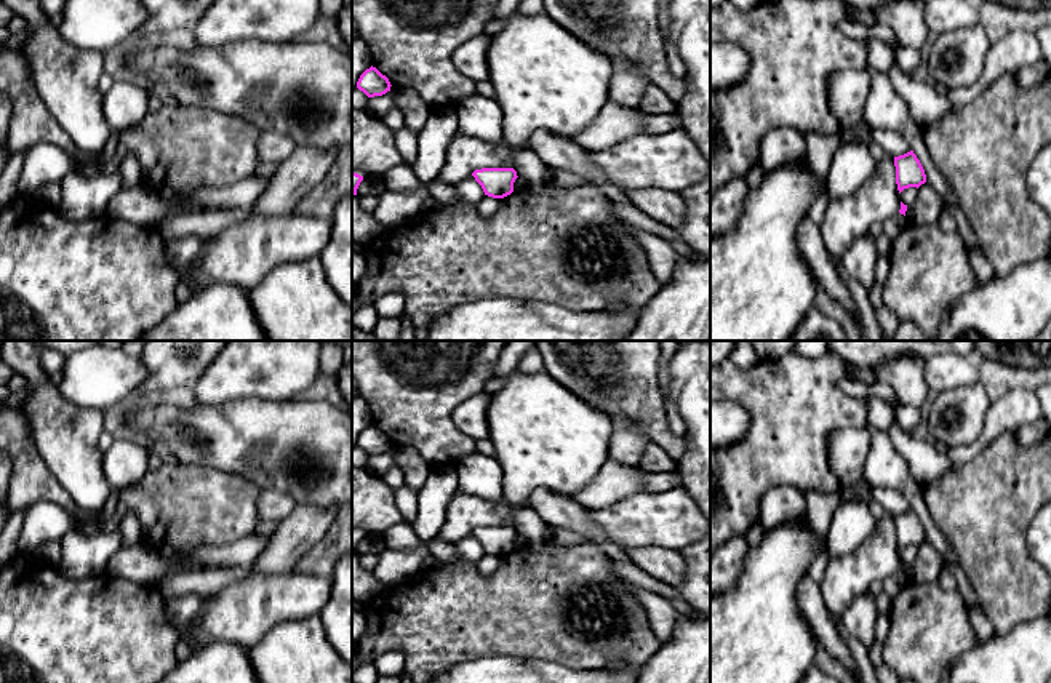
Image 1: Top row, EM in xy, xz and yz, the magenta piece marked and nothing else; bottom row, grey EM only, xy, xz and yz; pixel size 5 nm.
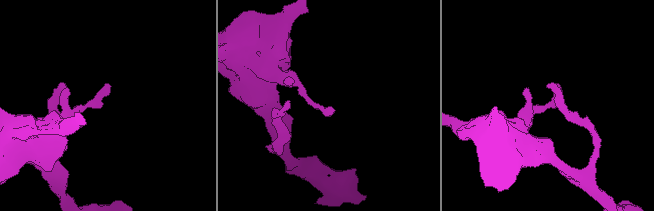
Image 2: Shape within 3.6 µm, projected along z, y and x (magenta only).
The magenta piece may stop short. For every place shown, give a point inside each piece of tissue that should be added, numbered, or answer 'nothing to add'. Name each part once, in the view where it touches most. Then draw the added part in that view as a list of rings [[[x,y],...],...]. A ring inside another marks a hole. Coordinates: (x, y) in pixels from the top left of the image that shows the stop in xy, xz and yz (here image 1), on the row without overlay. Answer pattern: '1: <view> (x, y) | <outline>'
nothing to add

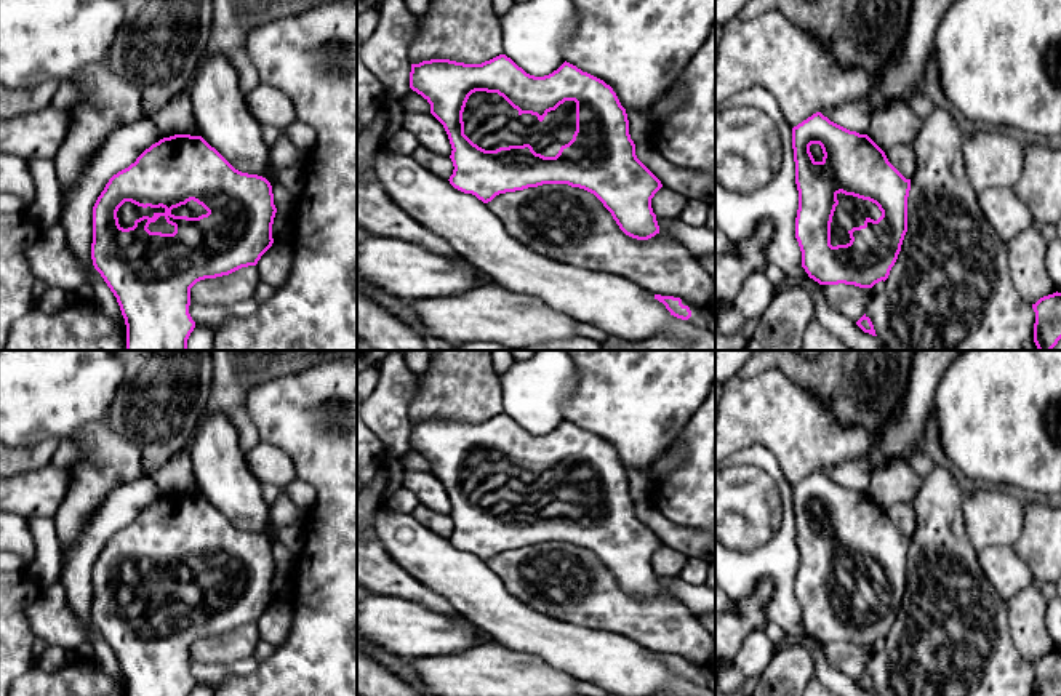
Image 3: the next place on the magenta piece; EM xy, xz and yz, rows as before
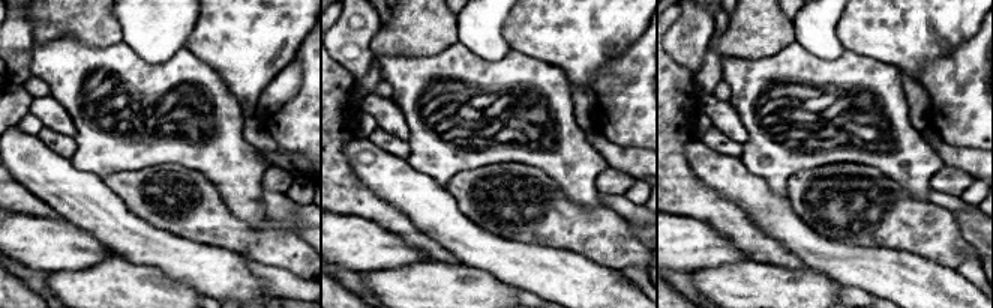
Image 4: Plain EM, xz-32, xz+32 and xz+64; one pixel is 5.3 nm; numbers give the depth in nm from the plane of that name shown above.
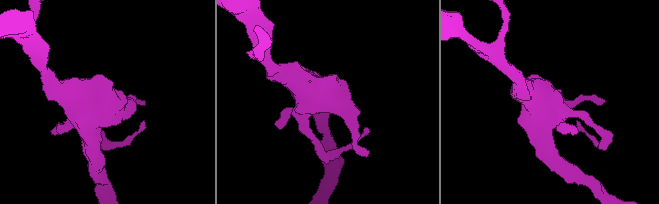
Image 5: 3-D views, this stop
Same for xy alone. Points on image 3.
1: xy (128, 572) | [[[125,560],[118,570],[117,570],[117,576],[118,576],[118,582],[120,586],[123,587],[128,587],[128,586],[133,586],[134,584],[134,579],[142,576],[142,574],[149,574],[152,576],[155,571],[165,571],[165,566],[142,566],[142,565],[138,565],[131,560]]]

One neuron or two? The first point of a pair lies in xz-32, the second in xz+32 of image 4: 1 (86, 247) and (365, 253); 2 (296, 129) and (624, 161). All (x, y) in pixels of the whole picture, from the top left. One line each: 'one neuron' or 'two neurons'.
1: one neuron
2: two neurons

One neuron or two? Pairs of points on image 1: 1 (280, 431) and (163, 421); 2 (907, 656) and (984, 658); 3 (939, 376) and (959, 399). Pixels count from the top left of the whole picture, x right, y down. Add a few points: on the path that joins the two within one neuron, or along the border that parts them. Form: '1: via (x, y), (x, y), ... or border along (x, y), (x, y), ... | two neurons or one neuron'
1: via (251, 432), (192, 432) | one neuron
2: border along (979, 642), (960, 653), (947, 666) | two neurons
3: border along (978, 381), (968, 386), (949, 387), (936, 395) | two neurons

